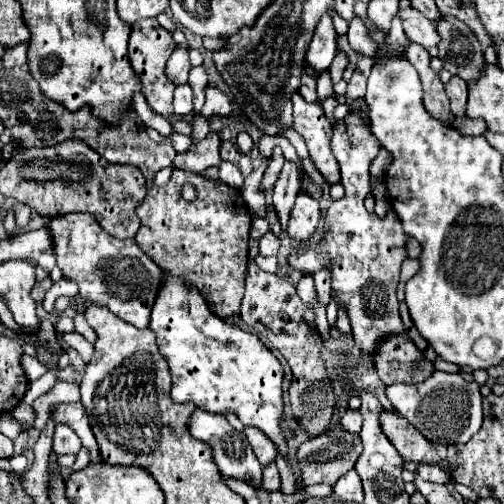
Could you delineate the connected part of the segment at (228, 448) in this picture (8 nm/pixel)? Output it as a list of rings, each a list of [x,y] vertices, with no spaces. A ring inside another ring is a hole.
[[[197,408],[197,410],[191,414],[189,422],[187,422],[187,430],[189,430],[189,434],[191,434],[193,438],[197,438],[197,440],[201,440],[201,442],[205,442],[205,444],[211,446],[213,462],[217,464],[217,468],[219,468],[221,474],[233,476],[233,478],[243,480],[243,482],[253,484],[253,486],[259,486],[259,484],[261,484],[261,472],[263,472],[263,468],[261,468],[259,460],[255,458],[253,450],[249,448],[249,442],[245,440],[245,434],[239,432],[239,430],[235,430],[235,428],[227,422],[225,416],[211,414],[211,412],[205,412],[205,410]]]

